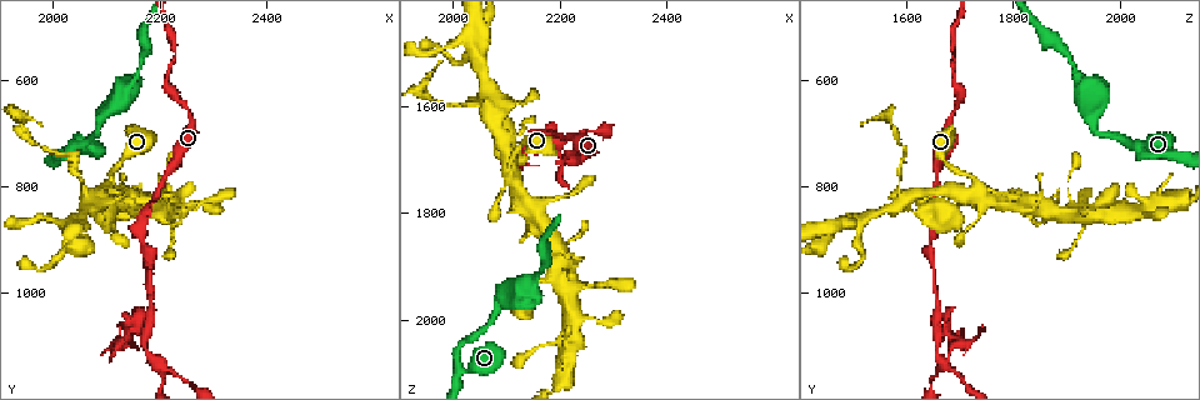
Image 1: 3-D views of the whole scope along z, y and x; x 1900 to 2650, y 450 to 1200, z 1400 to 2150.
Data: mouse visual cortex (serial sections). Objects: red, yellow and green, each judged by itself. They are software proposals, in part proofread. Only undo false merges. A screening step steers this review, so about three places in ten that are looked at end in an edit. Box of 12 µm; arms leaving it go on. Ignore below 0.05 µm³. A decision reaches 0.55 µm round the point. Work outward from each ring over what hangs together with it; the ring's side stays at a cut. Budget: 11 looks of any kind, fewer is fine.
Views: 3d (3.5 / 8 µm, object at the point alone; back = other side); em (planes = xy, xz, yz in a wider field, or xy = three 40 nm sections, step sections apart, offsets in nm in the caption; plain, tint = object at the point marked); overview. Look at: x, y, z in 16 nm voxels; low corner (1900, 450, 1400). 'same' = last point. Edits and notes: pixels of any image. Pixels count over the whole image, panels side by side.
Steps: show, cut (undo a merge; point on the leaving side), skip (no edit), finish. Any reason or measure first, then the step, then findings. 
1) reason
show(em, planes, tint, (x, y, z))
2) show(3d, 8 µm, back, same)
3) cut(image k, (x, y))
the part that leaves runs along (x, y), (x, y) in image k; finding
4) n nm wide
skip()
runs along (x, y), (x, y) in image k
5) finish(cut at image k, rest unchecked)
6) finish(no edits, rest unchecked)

a narrow waist
show(3d, 3.5 µm, back, (2150, 605, 1930))

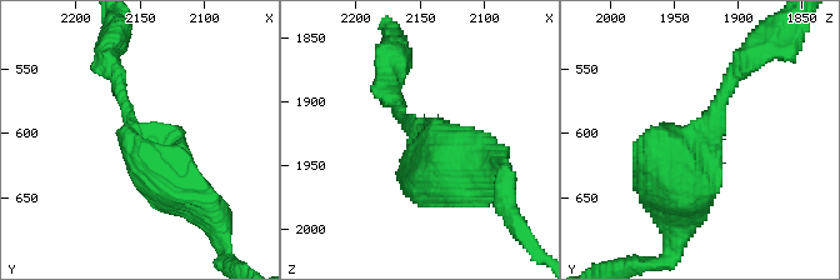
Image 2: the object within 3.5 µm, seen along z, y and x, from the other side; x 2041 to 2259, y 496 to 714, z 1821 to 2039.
skip()
runs along (208, 215), (165, 178), (120, 85) in image 2; one cell here

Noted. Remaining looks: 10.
thin arm on a thick one
show(3d, 8 µm, (2110, 805, 1740))

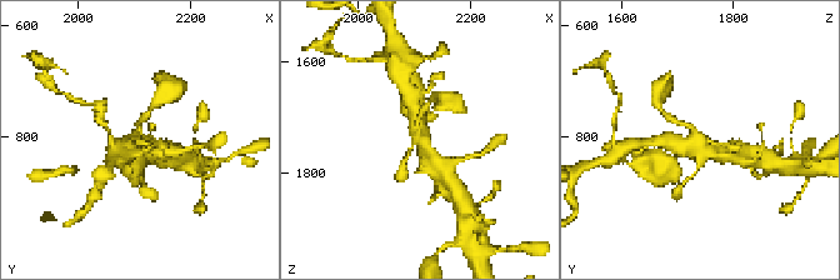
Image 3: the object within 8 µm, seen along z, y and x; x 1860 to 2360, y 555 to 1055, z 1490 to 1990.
show(em, xy, step 5, tint, (2110, 810, 1740))

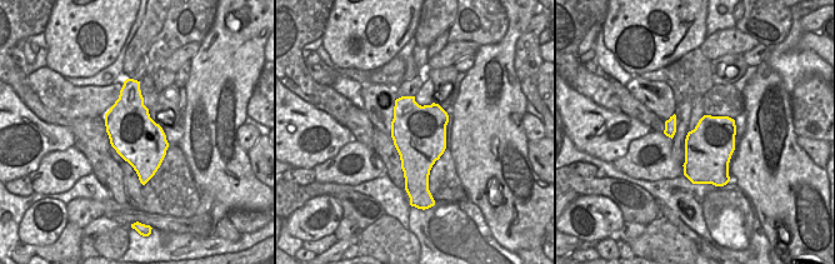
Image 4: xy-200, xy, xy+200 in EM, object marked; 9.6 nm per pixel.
skip()
runs along (675, 120), (689, 125), (708, 150), (725, 150) in image 3; all the same cell

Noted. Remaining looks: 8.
two arms in line, one across
show(3d, 3.5 µm, (2065, 820, 1595))

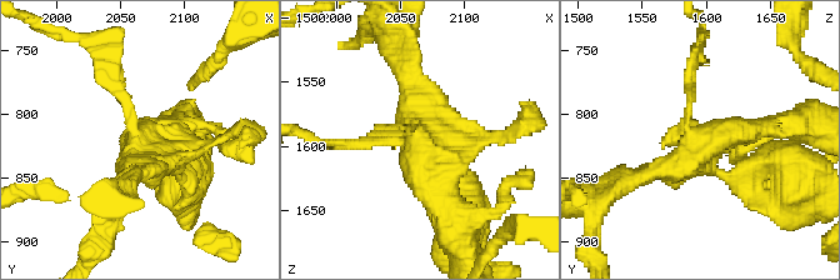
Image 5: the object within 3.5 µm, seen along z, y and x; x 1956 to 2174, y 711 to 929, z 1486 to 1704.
shape alone is not enough
show(em, xy, step 2, tint, (2062, 820, 1594))

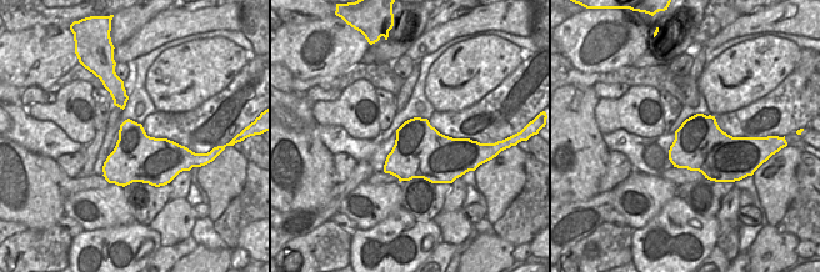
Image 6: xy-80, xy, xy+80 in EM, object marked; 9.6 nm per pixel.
show(em, xy, step 3, tint, same)

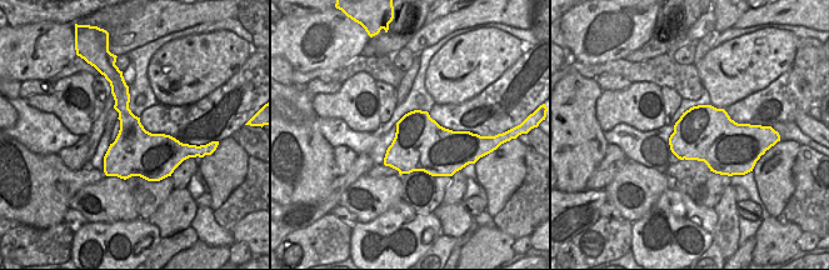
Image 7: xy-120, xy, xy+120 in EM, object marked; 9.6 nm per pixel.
skip()
runs along (769, 125), (630, 179) in image 5; one cell here

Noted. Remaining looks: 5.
thin neck
show(3d, 8 µm, (2230, 560, 1685))

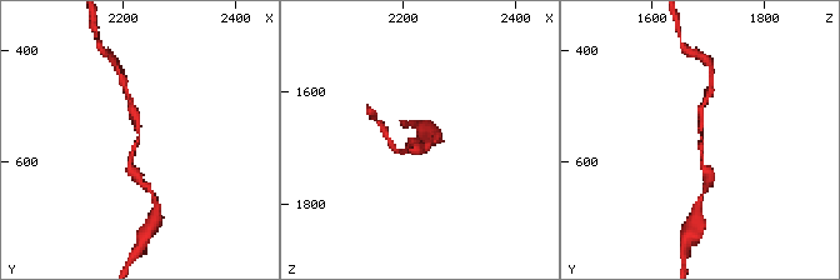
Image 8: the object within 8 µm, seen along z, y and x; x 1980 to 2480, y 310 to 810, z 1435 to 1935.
arms of 200, 250 nm
show(em, xy, step 1, tint, (2225, 560, 1690))

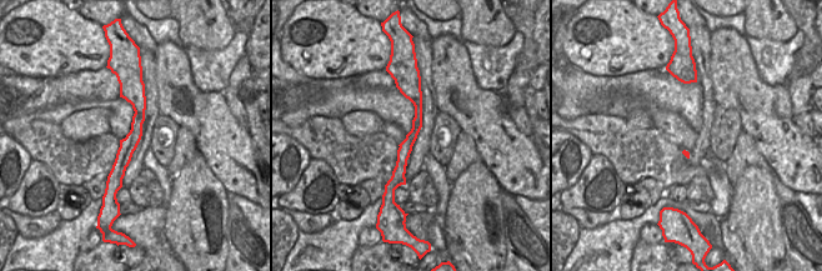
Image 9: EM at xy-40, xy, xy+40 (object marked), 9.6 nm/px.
skip()
runs along (709, 173), (701, 164), (703, 104) in image 8; all the same cell

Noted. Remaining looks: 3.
finish(no edits, rest unchecked)

